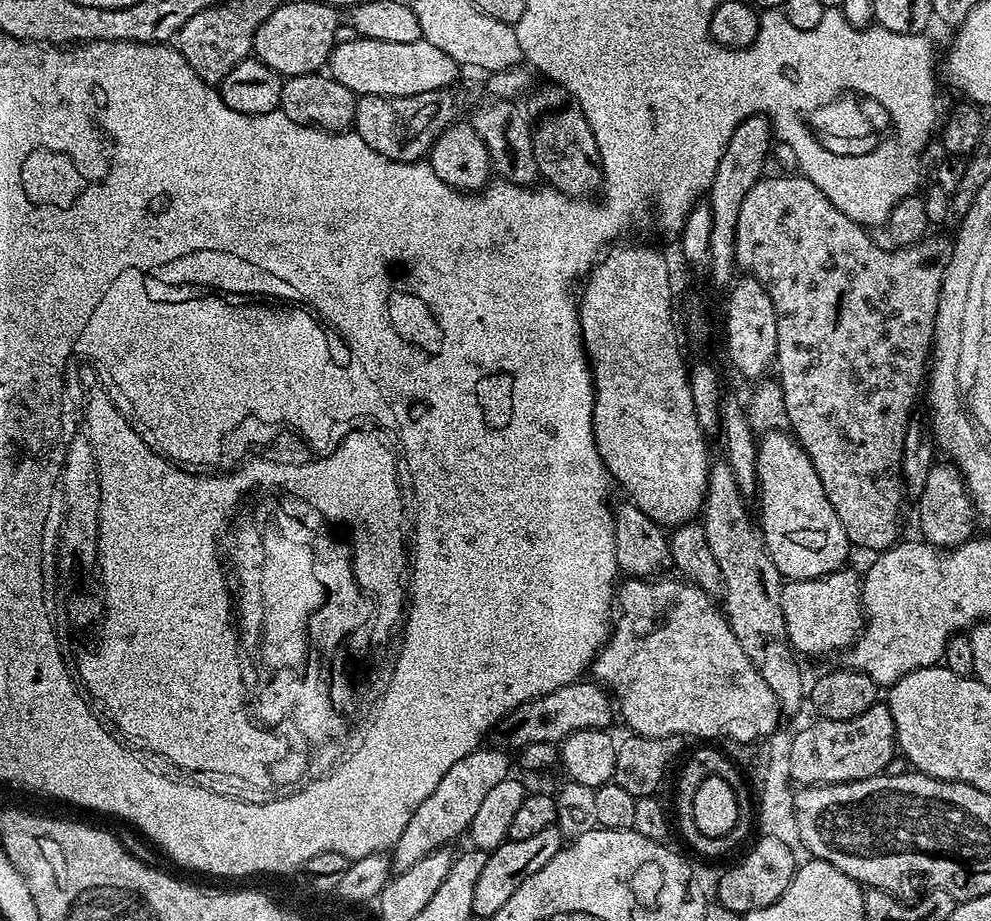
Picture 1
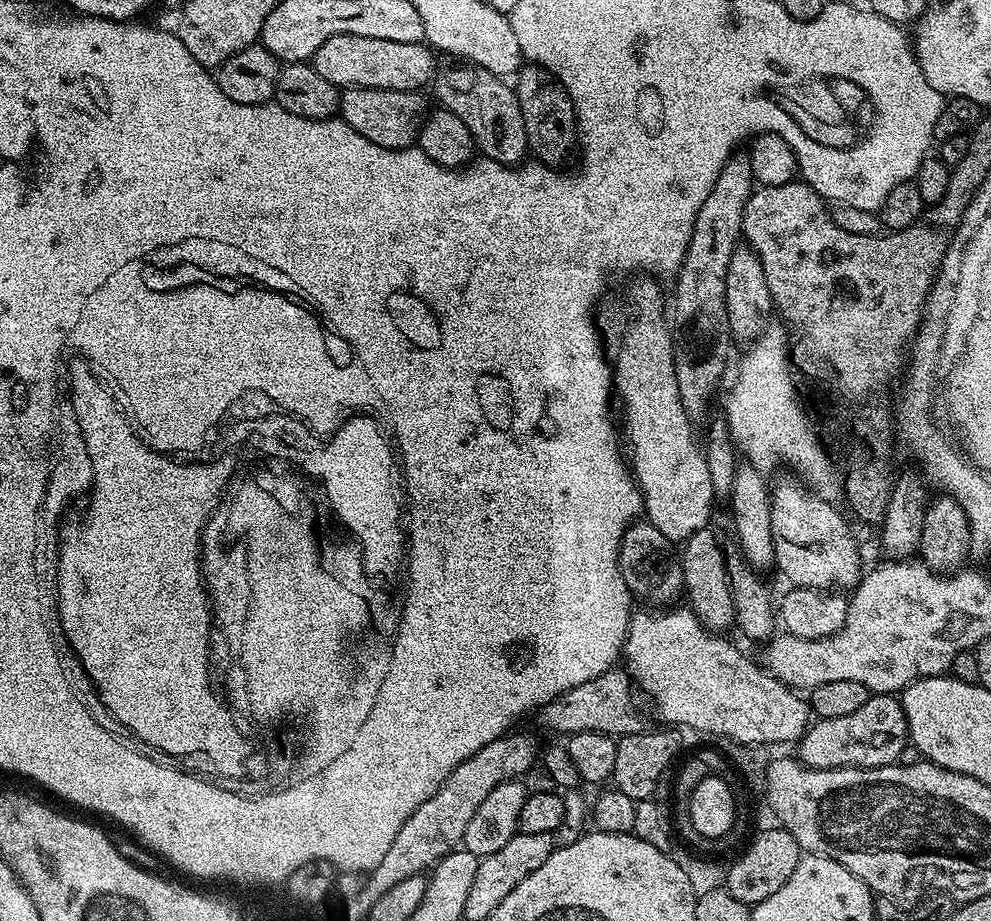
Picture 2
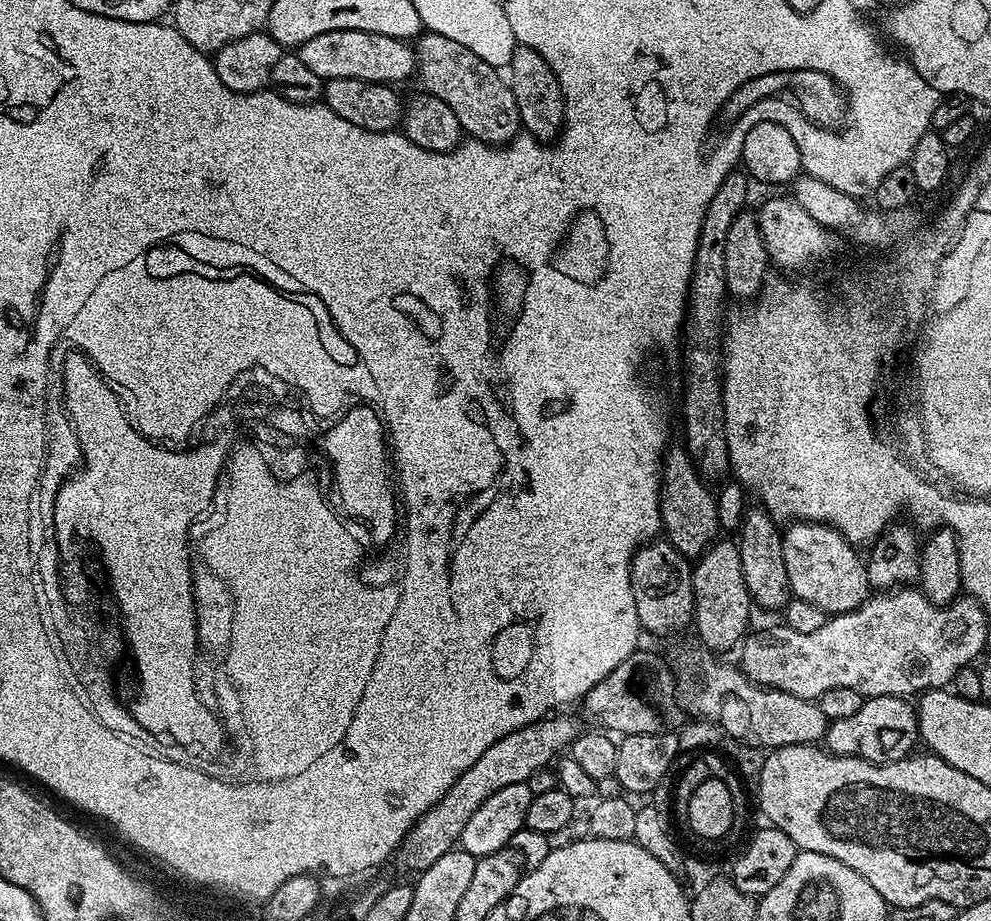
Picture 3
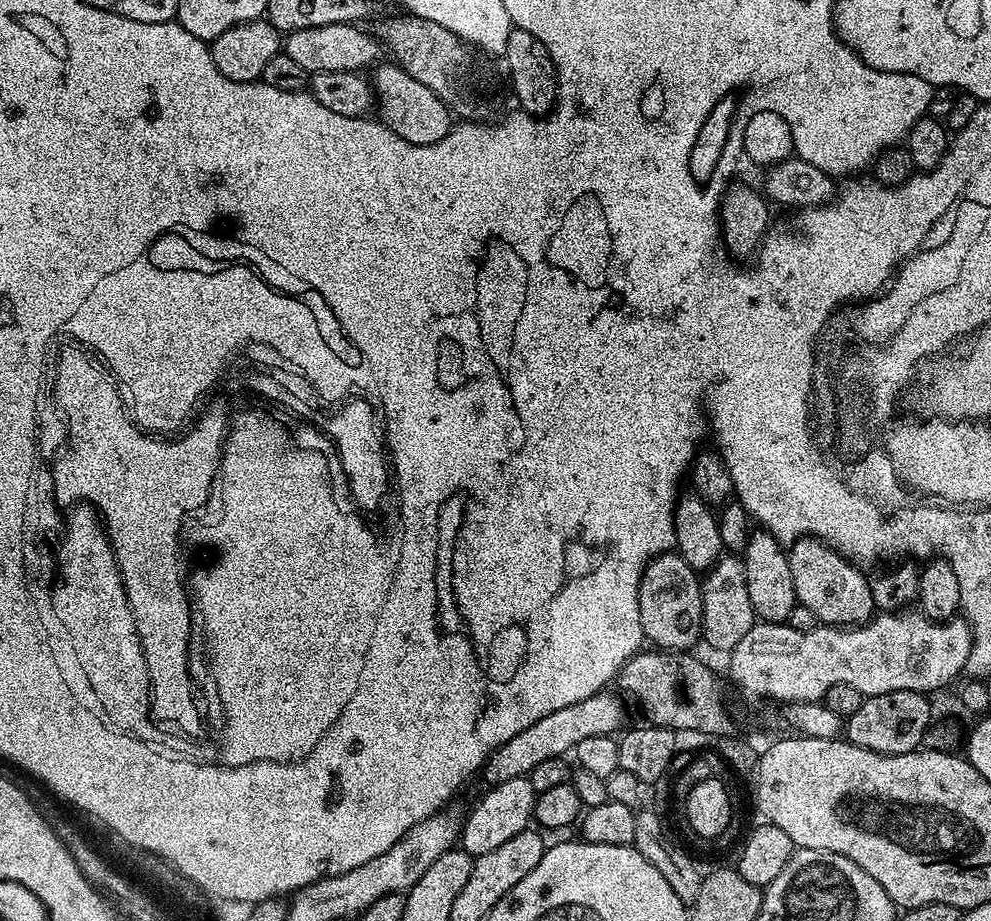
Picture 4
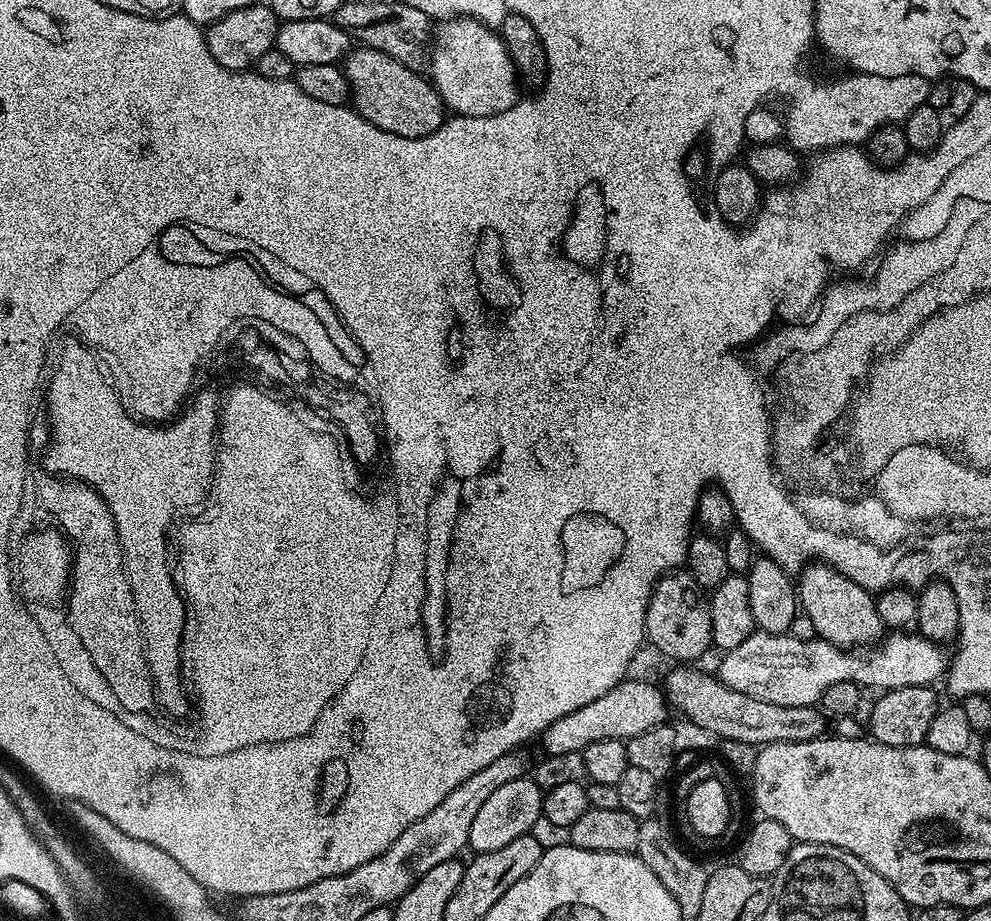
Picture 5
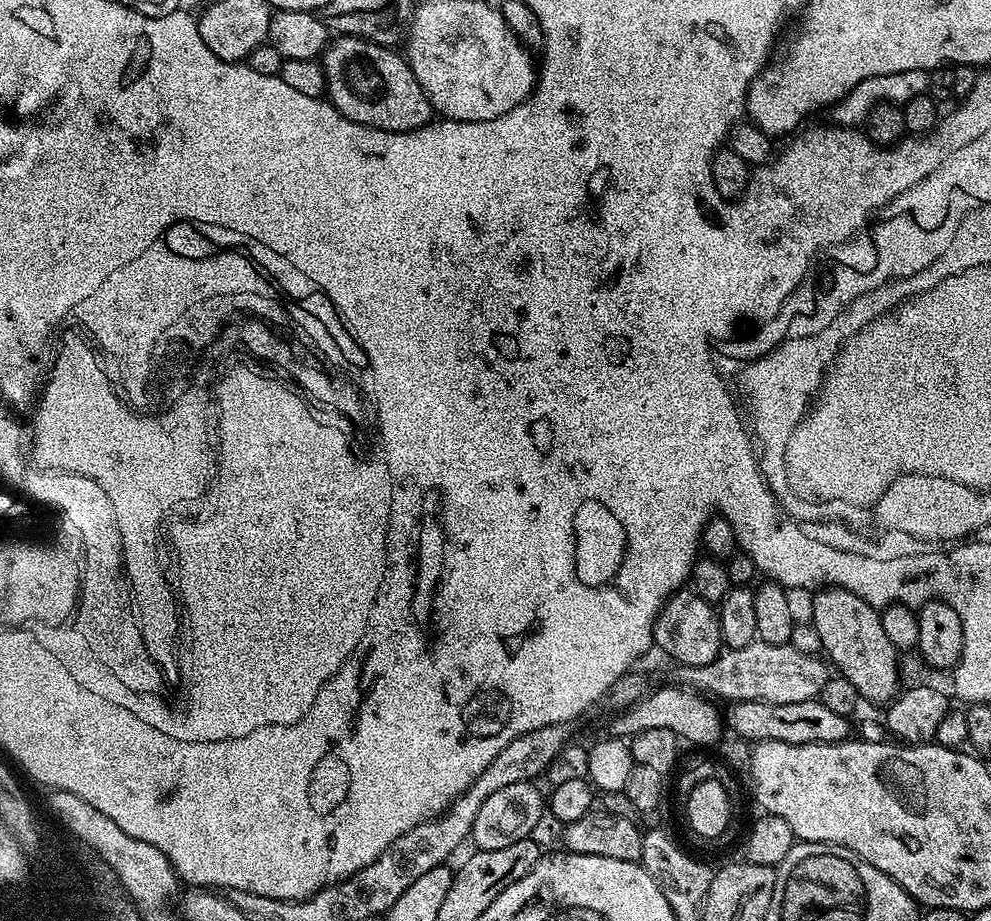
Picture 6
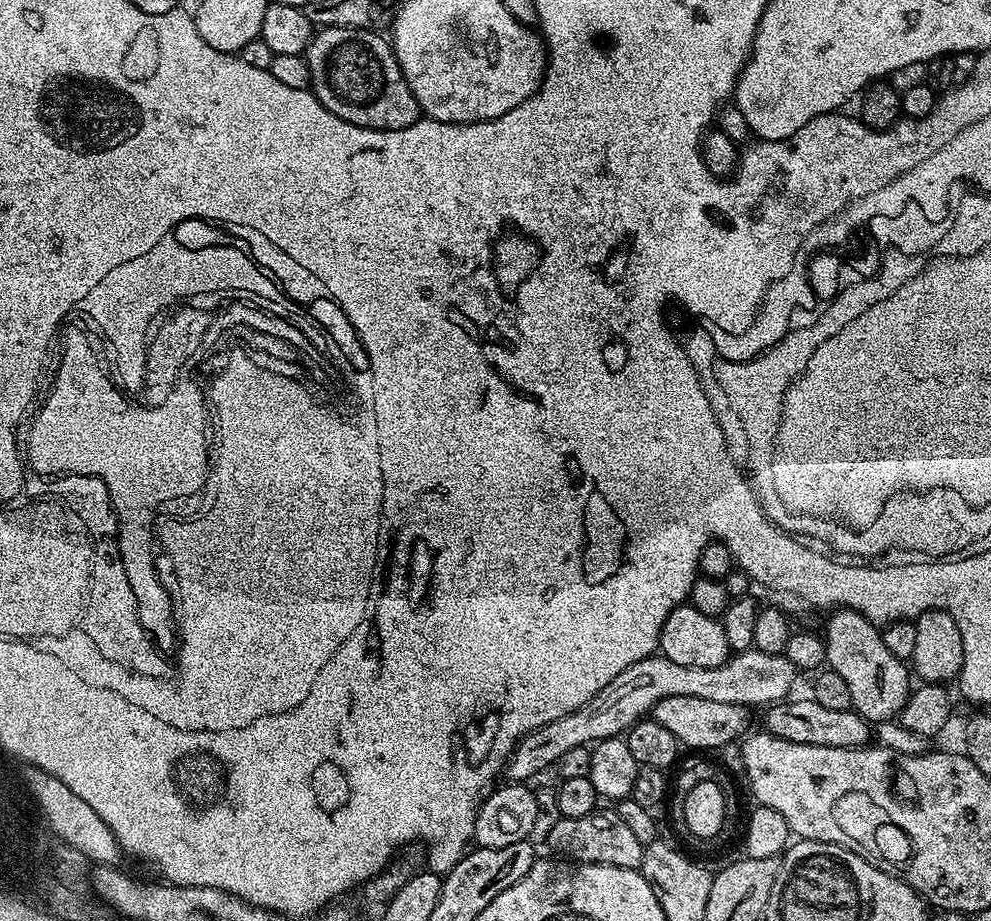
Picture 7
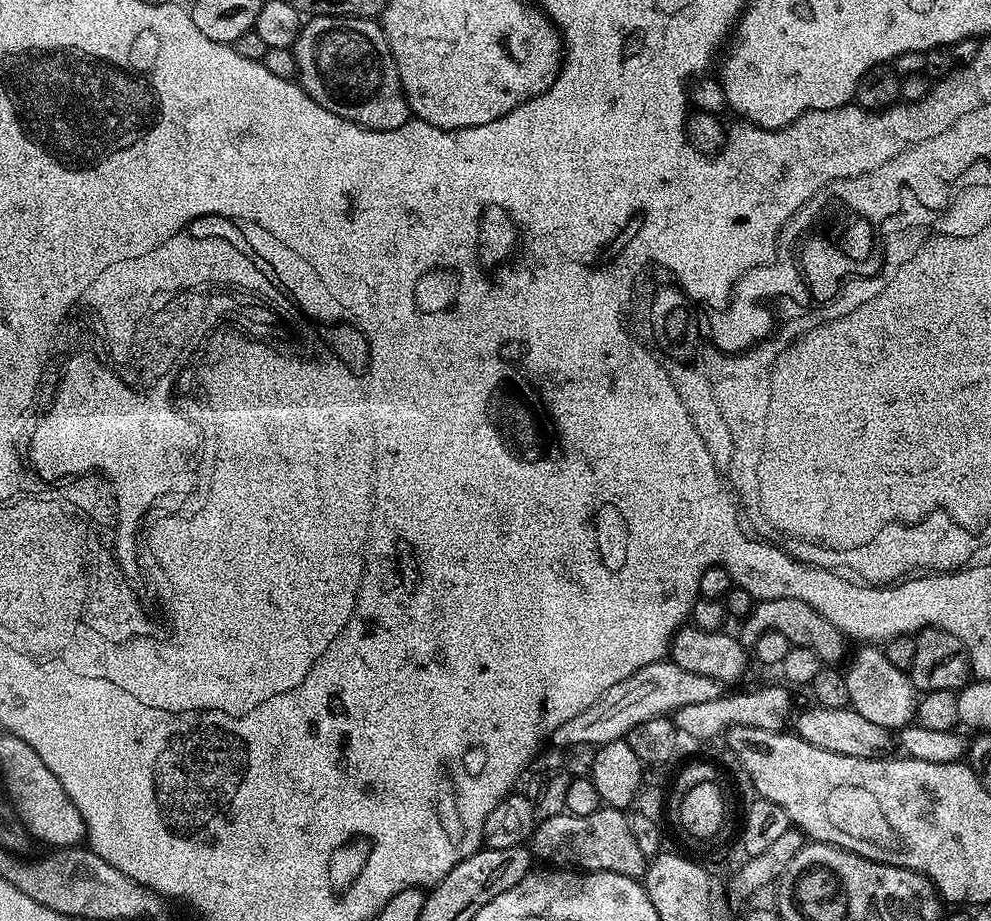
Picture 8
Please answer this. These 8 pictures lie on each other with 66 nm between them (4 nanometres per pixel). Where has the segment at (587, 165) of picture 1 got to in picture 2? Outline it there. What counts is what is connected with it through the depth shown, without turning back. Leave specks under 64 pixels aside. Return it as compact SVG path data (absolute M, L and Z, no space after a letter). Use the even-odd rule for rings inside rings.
M526 64L514 78L516 97L522 111L523 126L531 155L549 168L560 168L568 160L568 155L578 148L576 115L568 92L555 75L543 65Z

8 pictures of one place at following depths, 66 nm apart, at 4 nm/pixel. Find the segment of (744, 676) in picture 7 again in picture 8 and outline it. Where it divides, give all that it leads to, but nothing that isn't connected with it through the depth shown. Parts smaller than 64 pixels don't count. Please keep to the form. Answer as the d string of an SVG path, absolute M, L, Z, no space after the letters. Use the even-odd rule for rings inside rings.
M665 658L642 666L642 670L630 674L630 678L618 682L618 686L610 686L610 690L606 690L594 703L586 706L582 714L574 714L570 722L562 722L562 726L558 726L558 730L552 732L550 740L551 743L556 743L561 750L567 750L579 744L593 746L609 744L615 740L625 739L628 732L634 730L634 726L638 726L638 722L646 722L655 716L674 714L682 706L695 706L698 702L714 702L714 698L725 695L725 692L725 685L719 680L708 678L706 674L693 674L691 670L682 670L682 666L673 664L671 659Z

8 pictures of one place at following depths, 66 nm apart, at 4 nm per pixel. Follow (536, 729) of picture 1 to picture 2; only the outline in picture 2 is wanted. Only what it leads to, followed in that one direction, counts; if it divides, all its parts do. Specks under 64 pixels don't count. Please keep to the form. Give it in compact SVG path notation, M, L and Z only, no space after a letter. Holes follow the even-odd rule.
M613 666L598 678L590 678L590 682L582 682L582 686L574 686L574 690L566 690L549 704L544 704L536 719L546 731L561 732L564 738L579 732L601 732L613 738L638 734L645 731L646 724L636 709L635 695L632 677L627 671Z

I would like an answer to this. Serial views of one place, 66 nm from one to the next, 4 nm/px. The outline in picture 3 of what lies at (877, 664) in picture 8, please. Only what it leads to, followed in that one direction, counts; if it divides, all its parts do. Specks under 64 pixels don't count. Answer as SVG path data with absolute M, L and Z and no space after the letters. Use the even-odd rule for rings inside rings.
M792 522L783 529L788 591L795 599L818 606L825 614L853 612L870 595L868 565L857 549L831 524Z

